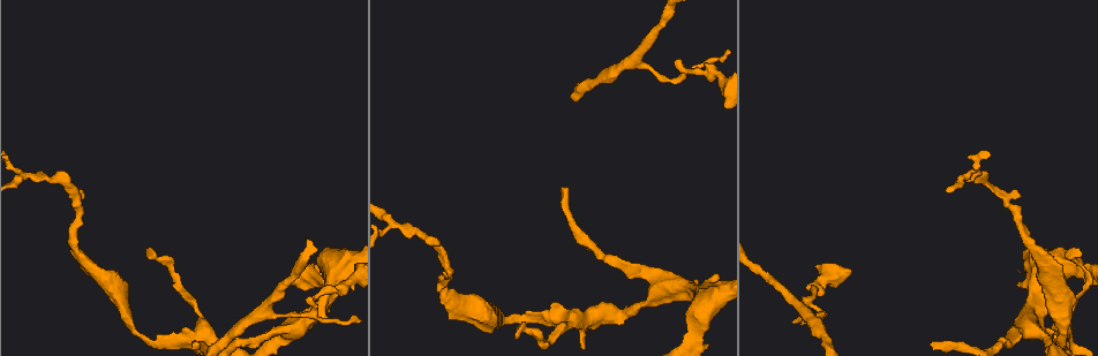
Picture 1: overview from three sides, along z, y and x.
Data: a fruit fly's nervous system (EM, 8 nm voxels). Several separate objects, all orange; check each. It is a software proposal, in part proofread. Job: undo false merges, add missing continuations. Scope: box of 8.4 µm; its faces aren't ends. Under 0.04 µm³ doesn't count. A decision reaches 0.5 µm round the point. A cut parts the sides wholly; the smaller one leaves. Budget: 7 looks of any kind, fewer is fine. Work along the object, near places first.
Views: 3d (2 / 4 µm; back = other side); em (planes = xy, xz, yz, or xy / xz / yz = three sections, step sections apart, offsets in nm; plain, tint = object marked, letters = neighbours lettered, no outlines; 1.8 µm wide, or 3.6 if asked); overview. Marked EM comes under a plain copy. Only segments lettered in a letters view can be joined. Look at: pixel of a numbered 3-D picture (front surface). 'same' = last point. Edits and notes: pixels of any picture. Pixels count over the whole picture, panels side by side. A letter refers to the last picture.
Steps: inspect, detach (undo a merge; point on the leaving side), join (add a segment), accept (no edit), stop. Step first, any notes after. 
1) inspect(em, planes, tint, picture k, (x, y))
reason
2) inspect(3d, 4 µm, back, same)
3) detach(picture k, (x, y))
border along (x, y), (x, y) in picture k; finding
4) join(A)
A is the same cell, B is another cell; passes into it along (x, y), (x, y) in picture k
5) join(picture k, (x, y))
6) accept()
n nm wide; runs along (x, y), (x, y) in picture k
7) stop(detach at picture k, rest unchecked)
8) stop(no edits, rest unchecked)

inspect(em, planes, letters, picture 1, (932, 342))

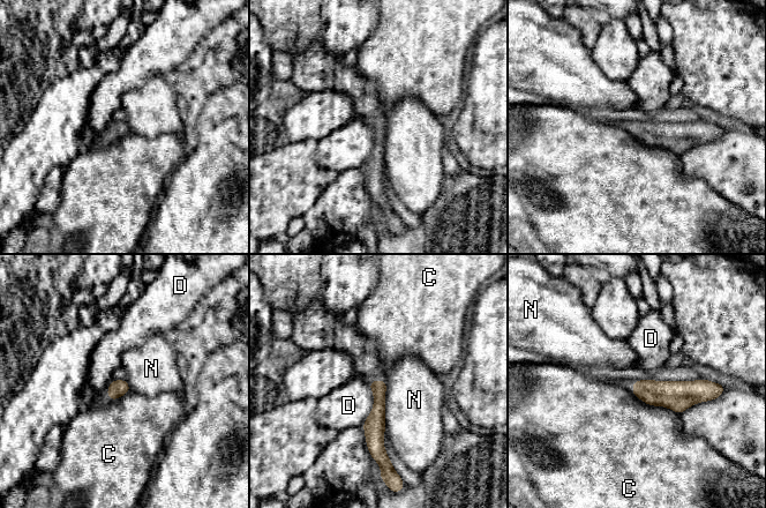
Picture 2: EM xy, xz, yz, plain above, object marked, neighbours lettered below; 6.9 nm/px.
accept()
110 nm wide; C, D and N are other cells; border along (368, 383), (373, 408), (361, 425) in picture 2; no lettered segment goes on from it

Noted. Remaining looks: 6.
inspect(3d, 2 µm, picture 1, (1046, 312))
an open end

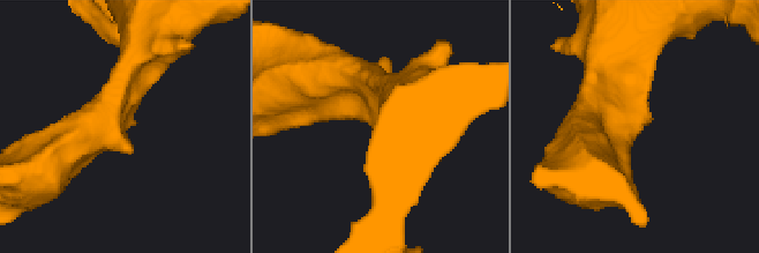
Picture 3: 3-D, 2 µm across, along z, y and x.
inspect(em, planes, letters, picture 3, (641, 127))
shape alone is not enough

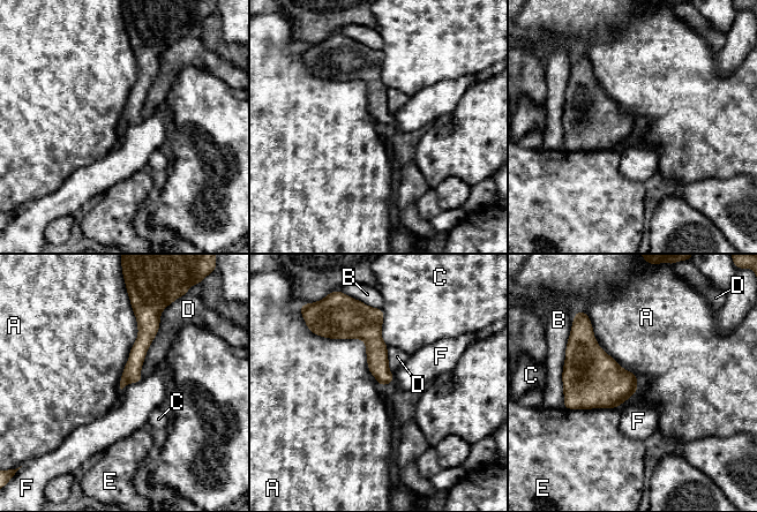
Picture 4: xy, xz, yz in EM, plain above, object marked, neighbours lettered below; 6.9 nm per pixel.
accept()
A touches over 600 nm; A, B, C, D, E and F are other cells; runs along (144, 318), (143, 343), (122, 383) in picture 4; no lettered segment goes on from it

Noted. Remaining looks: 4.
inspect(3d, 2 µm, back, picture 1, (817, 285))
calibre changes

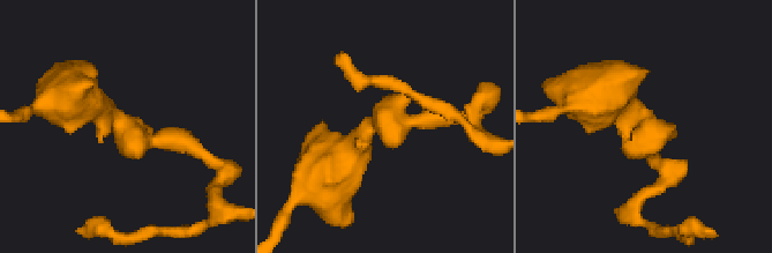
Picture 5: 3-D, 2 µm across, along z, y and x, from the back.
inspect(em, xy, step 4, tint, picture 5, (642, 133))

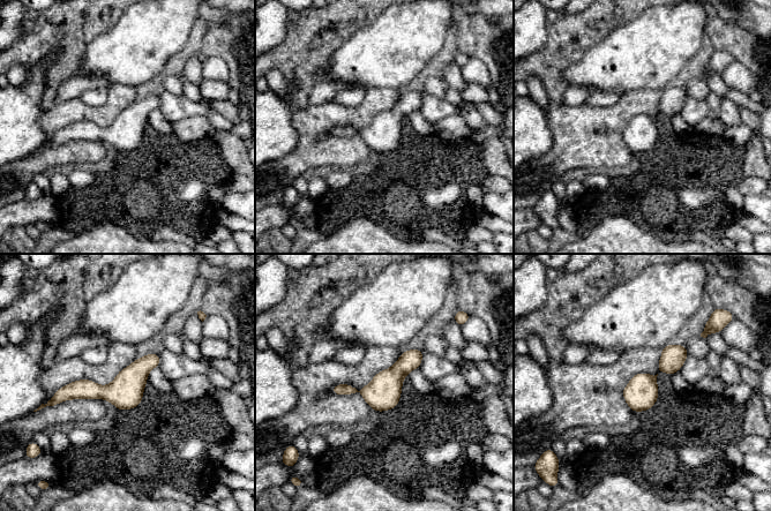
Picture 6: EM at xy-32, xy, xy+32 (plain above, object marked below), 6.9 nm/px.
inspect(em, xy, step 4, letters, same)

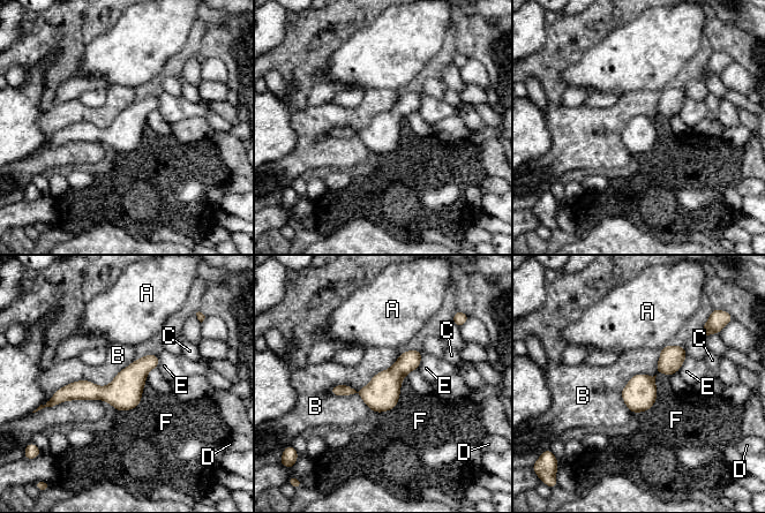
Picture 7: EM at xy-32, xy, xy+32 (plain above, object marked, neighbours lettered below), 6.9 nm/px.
accept()
A, B, C, D, E and F are other cells; runs along (156, 360), (118, 392), (57, 397) in picture 7; one neuron here

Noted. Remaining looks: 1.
stop(no edits, rest unchecked)

